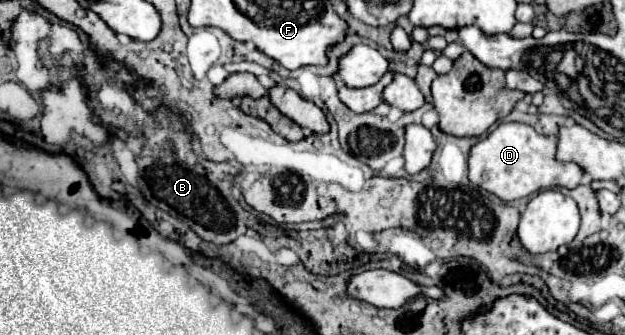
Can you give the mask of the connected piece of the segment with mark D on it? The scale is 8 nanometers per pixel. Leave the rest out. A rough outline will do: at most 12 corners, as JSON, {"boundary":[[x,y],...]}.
{"boundary":[[501,123],[471,147],[469,179],[505,203],[575,189],[555,137]]}

